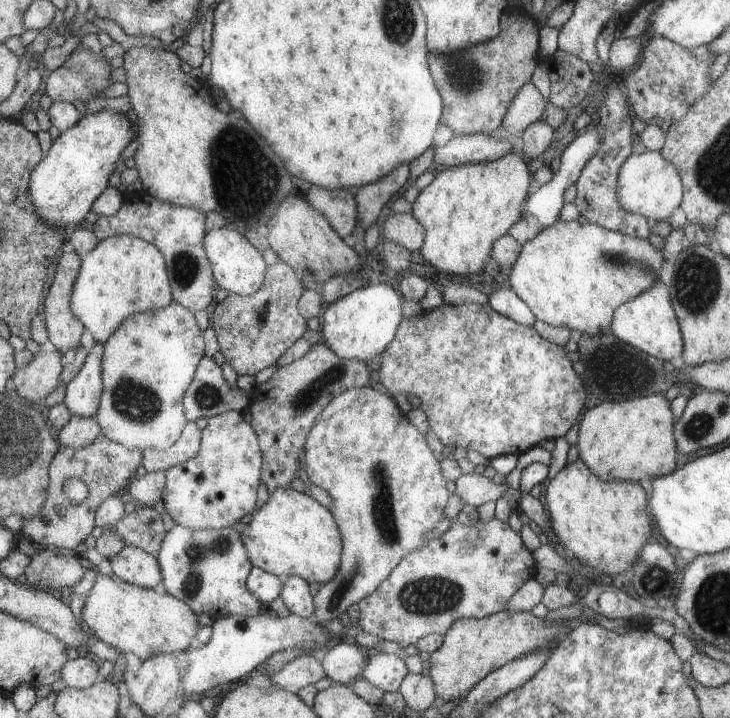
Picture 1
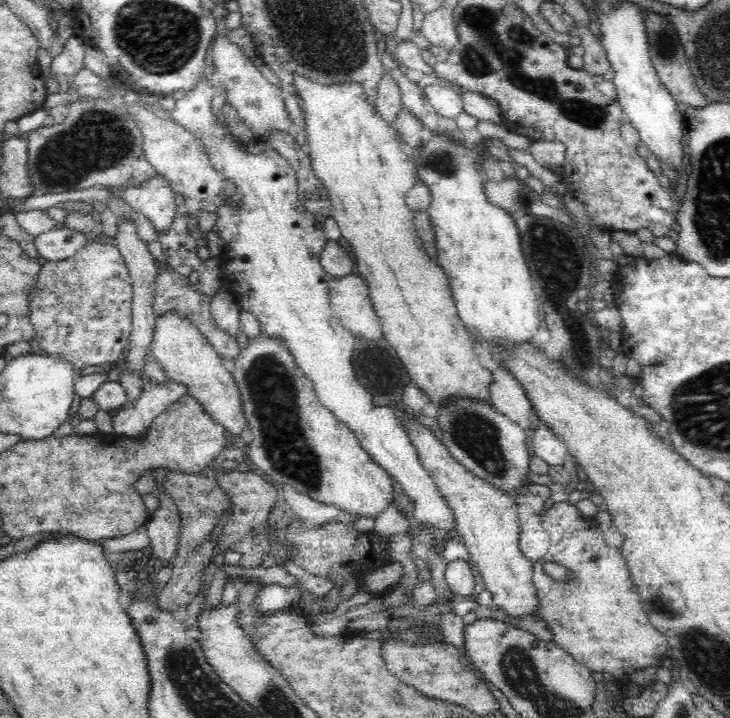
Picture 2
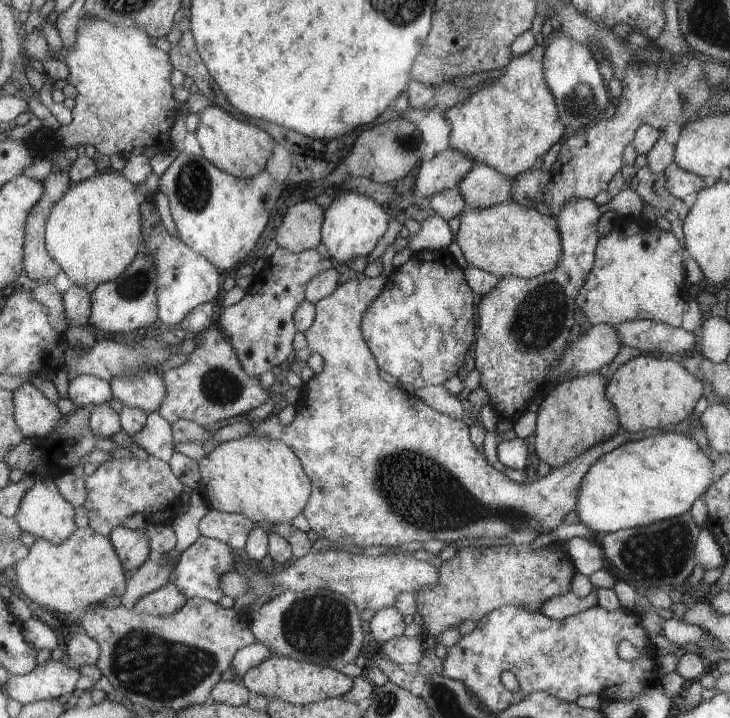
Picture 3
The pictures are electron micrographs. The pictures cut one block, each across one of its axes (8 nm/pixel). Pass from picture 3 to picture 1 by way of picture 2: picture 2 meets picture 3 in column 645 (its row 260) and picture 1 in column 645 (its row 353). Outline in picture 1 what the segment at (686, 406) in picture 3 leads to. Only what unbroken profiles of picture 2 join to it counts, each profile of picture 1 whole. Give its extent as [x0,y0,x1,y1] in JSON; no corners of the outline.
[577,394,677,482]

